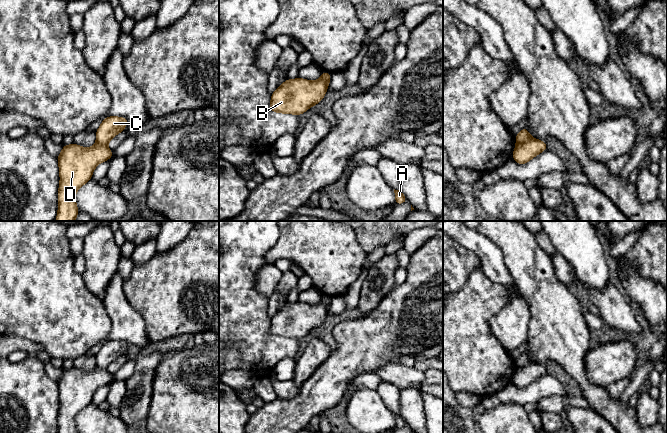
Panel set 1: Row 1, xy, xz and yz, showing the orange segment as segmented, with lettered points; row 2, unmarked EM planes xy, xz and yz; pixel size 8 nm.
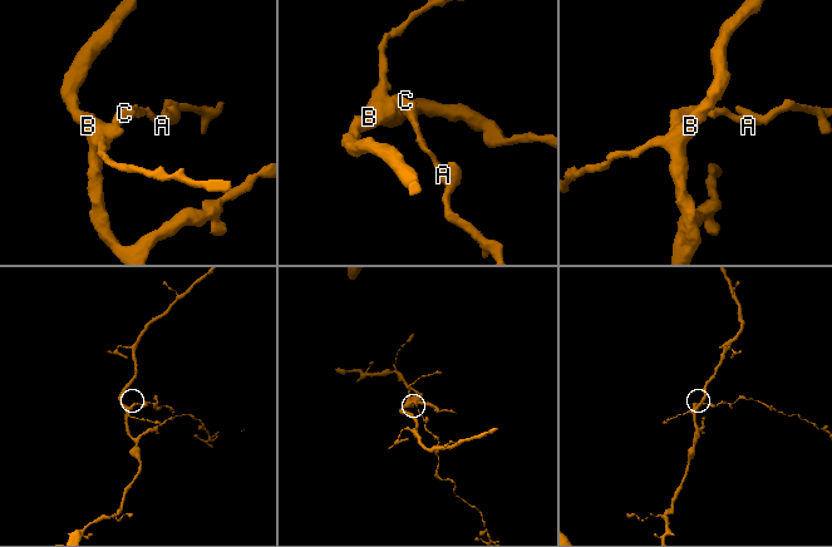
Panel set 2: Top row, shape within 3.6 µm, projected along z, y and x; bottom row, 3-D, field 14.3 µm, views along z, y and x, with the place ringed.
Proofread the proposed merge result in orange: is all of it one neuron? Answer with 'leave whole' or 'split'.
split

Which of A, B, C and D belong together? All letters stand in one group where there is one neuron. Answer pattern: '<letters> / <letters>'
A C / B D

